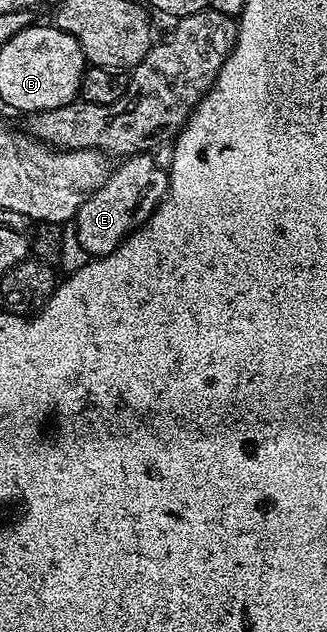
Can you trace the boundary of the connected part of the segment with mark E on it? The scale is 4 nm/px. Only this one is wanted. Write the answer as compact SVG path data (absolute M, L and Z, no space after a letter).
M155 154L130 155L111 168L108 179L78 209L74 220L76 239L85 256L99 257L114 253L127 235L143 227L168 192L168 173L156 164Z

